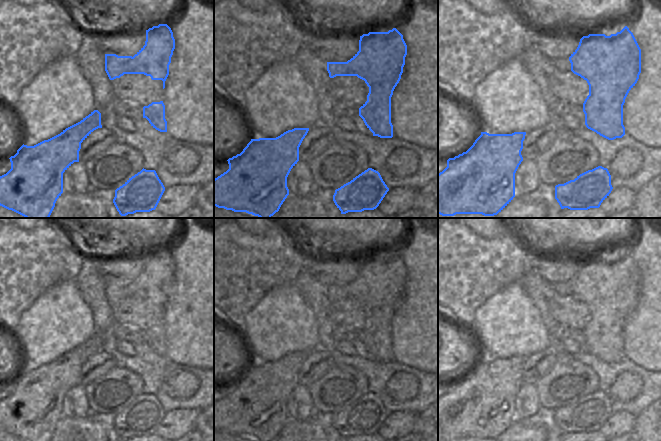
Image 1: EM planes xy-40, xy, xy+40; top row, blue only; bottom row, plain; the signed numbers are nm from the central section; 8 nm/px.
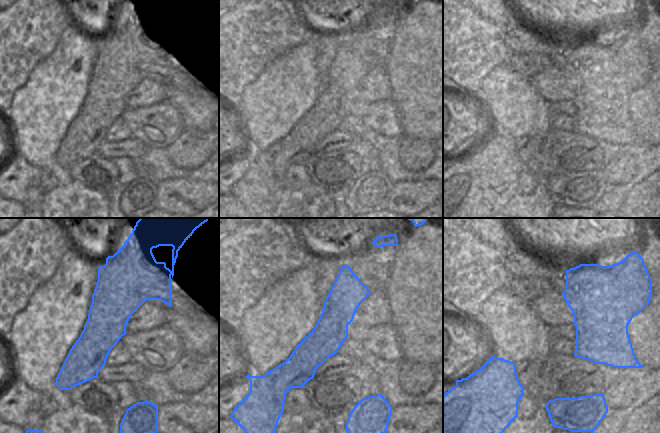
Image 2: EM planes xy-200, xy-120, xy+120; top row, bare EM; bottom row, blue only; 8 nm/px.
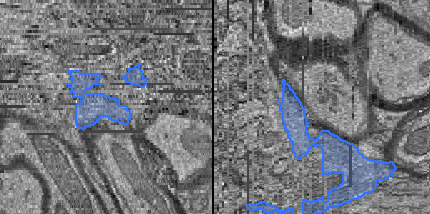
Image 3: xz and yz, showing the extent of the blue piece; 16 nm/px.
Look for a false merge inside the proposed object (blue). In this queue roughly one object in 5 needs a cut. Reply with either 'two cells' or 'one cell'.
two cells

